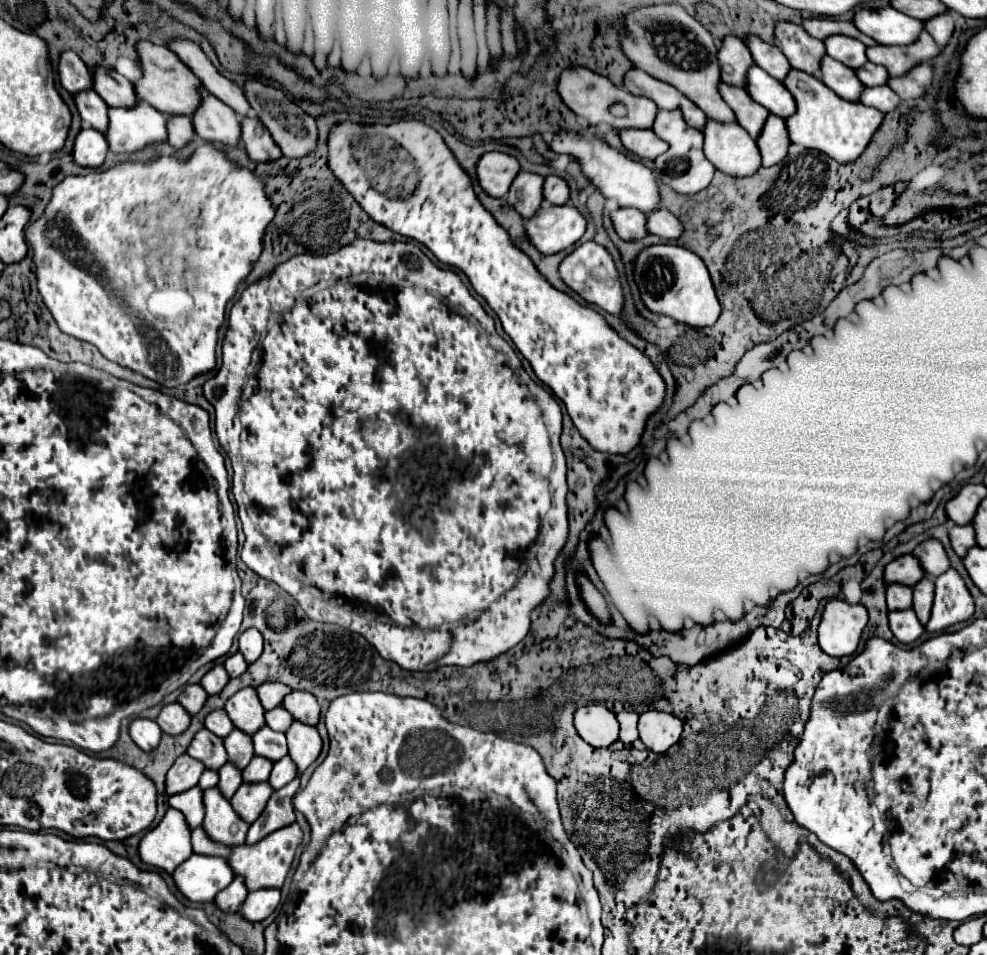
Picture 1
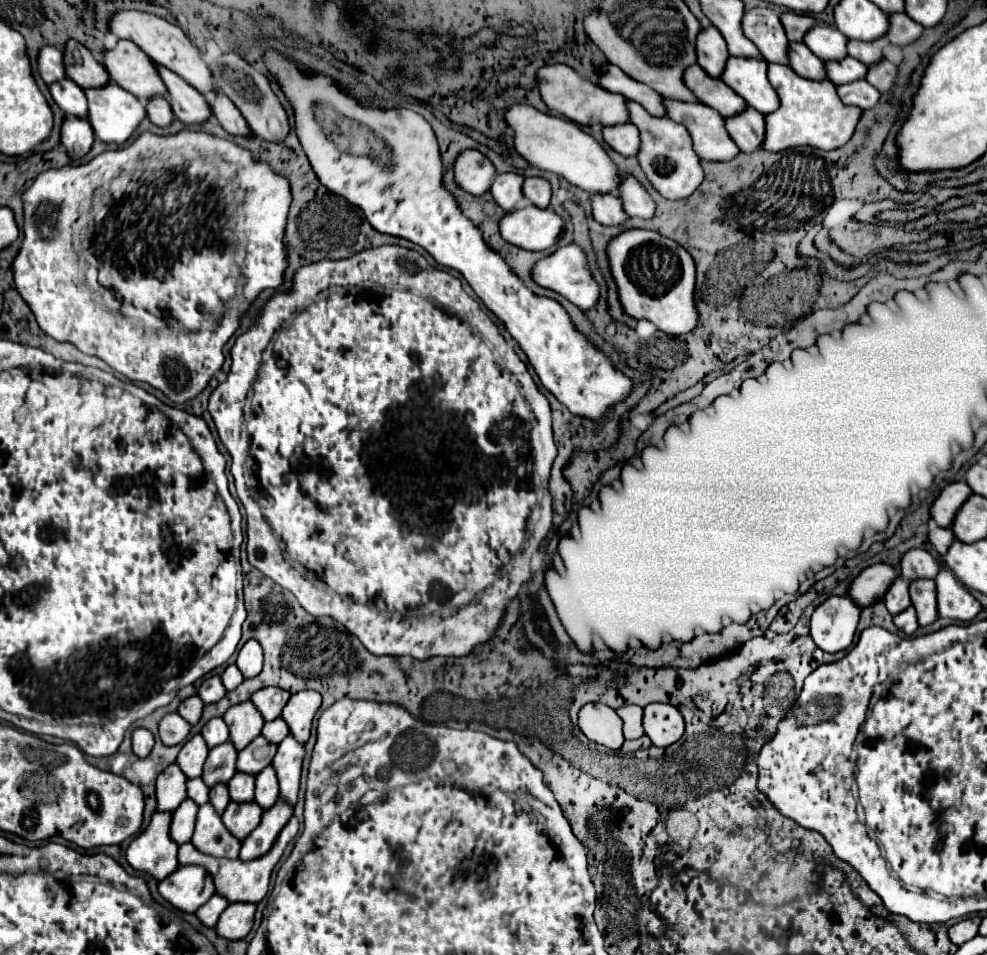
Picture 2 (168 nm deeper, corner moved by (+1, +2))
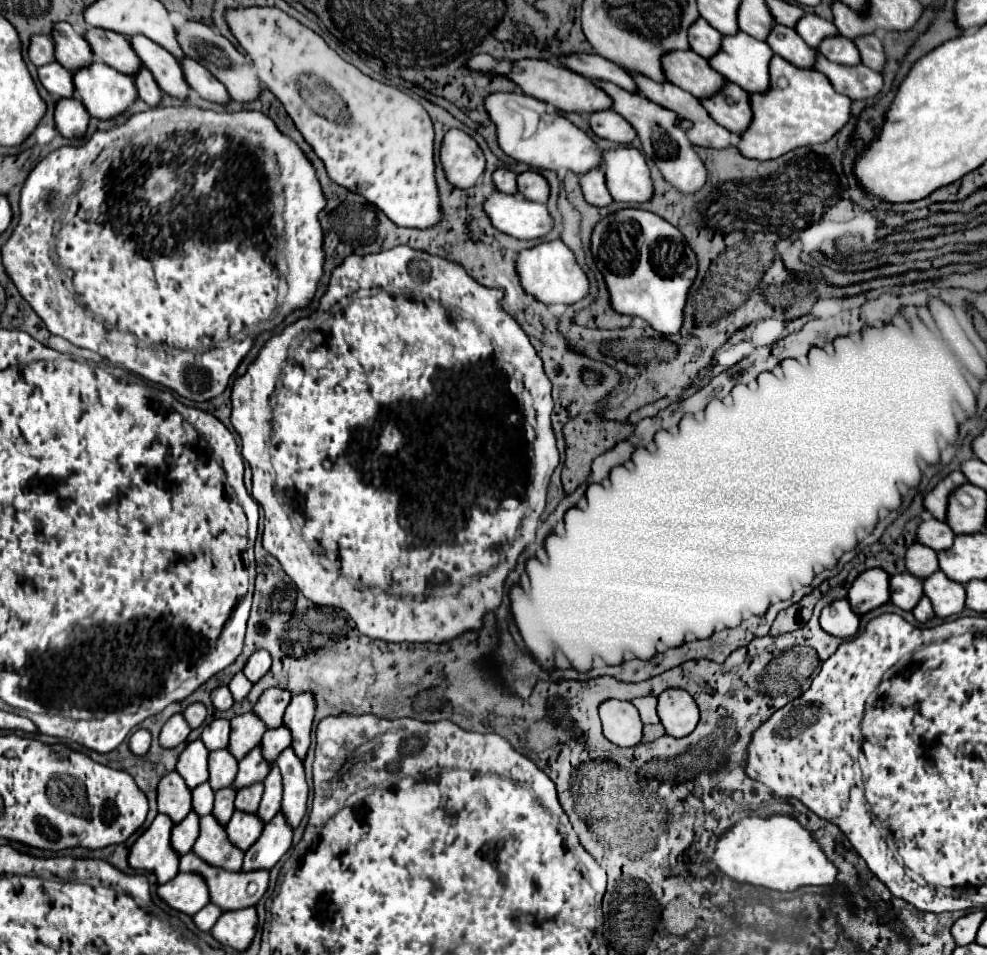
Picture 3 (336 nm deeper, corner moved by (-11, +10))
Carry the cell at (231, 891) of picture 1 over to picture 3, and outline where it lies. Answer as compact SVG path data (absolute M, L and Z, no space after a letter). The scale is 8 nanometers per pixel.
M209 903L207 907L203 907L195 917L193 917L193 921L195 921L195 925L201 929L201 931L209 931L215 923L217 923L217 919L223 915L223 911L215 905L215 903Z

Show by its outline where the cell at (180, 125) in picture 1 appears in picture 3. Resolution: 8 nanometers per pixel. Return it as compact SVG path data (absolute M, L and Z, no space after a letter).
M143 67L143 71L139 71L139 77L135 77L135 81L137 81L137 87L139 87L139 97L141 97L147 105L157 107L157 105L161 103L161 99L163 99L163 91L161 91L159 85L155 83L151 71L147 71L147 69Z

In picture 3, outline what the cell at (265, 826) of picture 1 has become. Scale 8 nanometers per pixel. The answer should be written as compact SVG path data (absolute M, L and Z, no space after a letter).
M279 811L265 827L263 827L263 833L261 837L251 845L251 849L245 851L245 861L243 861L243 871L255 871L255 867L259 869L271 869L293 845L293 827L289 825L287 817Z

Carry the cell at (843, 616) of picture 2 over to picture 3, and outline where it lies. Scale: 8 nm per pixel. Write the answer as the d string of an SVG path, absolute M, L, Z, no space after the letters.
M837 599L821 611L821 627L833 637L853 639L859 631L859 615L853 613L847 599Z

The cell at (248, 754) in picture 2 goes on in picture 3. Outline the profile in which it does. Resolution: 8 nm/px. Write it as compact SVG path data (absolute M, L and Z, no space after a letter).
M257 745L255 749L251 749L251 753L247 753L239 761L239 773L237 773L237 779L235 779L235 787L239 789L239 787L245 787L245 785L263 781L269 771L271 771L271 763L263 757L261 745Z

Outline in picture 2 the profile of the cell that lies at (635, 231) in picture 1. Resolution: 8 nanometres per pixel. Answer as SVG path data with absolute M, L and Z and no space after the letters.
M591 195L591 211L593 219L601 225L619 225L627 219L615 195Z

